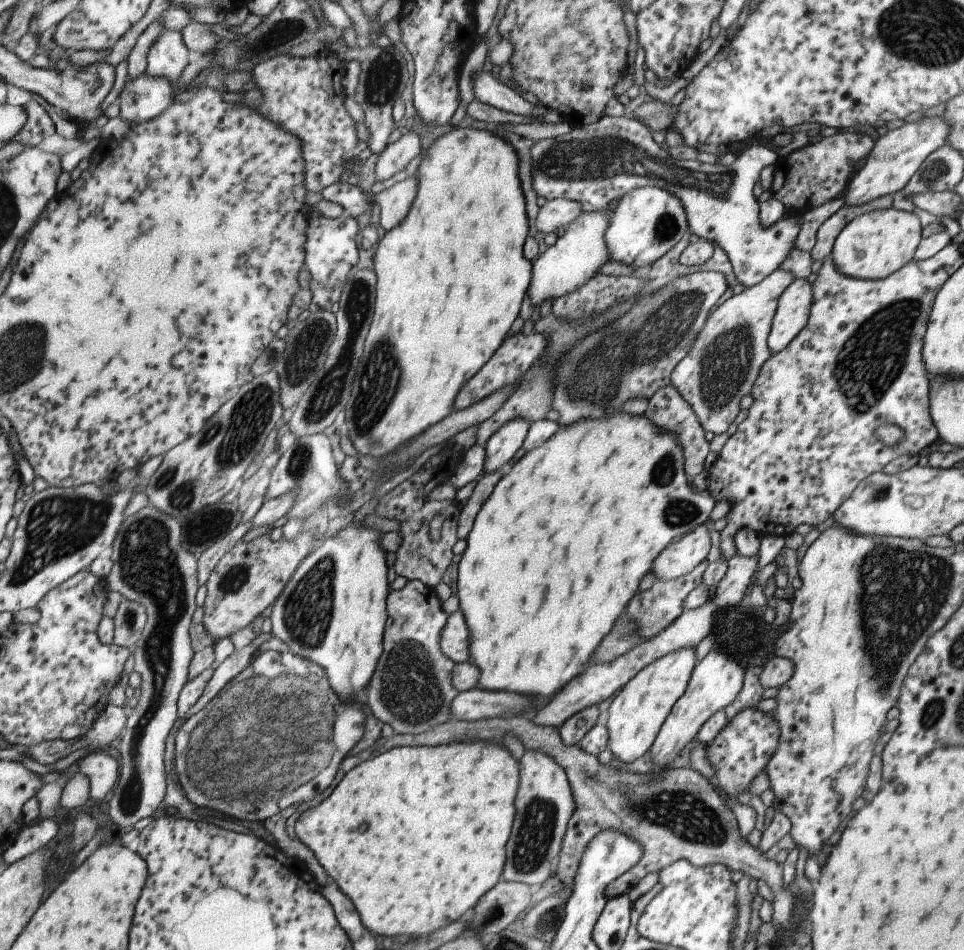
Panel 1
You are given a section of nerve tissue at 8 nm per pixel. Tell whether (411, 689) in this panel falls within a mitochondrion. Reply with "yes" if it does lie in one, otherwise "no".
yes

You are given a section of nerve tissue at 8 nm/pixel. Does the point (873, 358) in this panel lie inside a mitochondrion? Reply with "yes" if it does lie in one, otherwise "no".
yes

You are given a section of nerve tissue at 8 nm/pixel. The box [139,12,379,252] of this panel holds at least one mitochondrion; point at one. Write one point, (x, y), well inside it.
(277, 36)

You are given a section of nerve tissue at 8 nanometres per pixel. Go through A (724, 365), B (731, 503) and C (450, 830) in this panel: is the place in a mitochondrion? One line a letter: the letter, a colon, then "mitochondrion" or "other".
A: mitochondrion
B: other
C: other

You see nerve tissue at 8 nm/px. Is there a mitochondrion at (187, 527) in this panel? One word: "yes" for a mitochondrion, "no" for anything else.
yes

